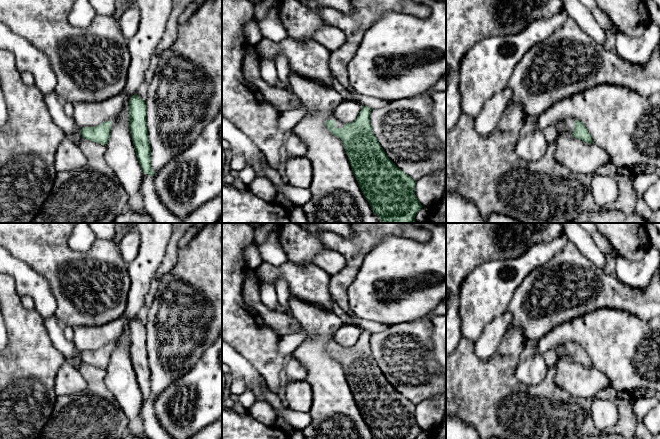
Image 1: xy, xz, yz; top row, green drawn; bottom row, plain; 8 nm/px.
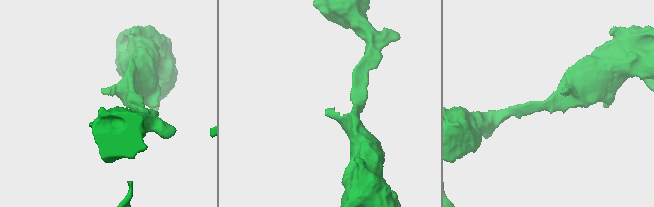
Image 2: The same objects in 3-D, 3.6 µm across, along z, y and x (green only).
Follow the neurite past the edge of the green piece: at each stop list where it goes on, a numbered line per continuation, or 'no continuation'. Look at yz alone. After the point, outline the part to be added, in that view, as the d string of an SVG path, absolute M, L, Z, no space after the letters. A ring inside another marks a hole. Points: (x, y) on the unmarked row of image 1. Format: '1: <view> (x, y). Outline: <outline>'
1: yz (569, 346). Outline: M568 342L566 344L564 344L565 349L567 350L567 352L573 357L574 356L574 345L576 343L575 342Z

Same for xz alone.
1: xz (338, 348). Outline: M330 339L327 341L327 344L334 344L335 345L335 351L336 352L342 352L344 351L344 348L342 346L340 346L339 344L337 344L334 339Z

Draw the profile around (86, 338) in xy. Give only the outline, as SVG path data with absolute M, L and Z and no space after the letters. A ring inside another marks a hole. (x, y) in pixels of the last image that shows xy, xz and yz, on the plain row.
M124 316L102 326L77 326L74 328L72 342L81 352L96 351L117 340L123 333L124 327Z

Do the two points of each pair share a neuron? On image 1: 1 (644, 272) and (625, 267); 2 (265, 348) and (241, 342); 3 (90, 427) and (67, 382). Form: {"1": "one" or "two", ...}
{"1": "one", "2": "one", "3": "two"}

